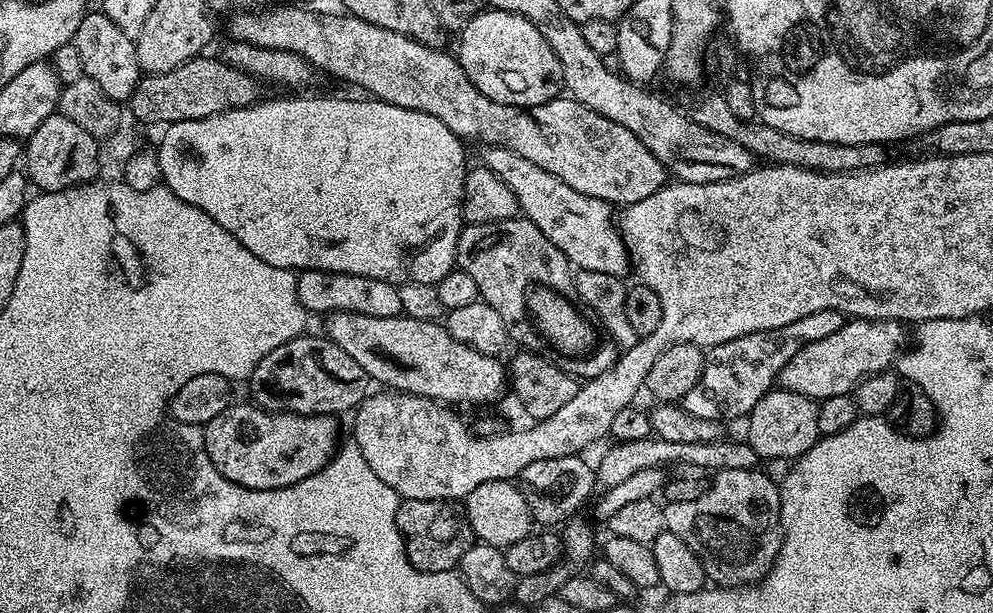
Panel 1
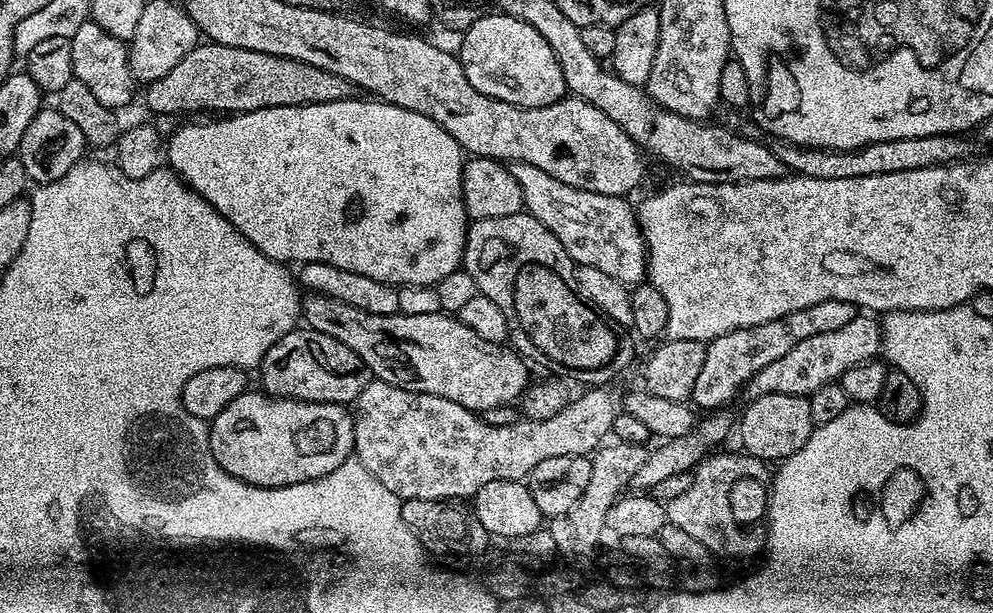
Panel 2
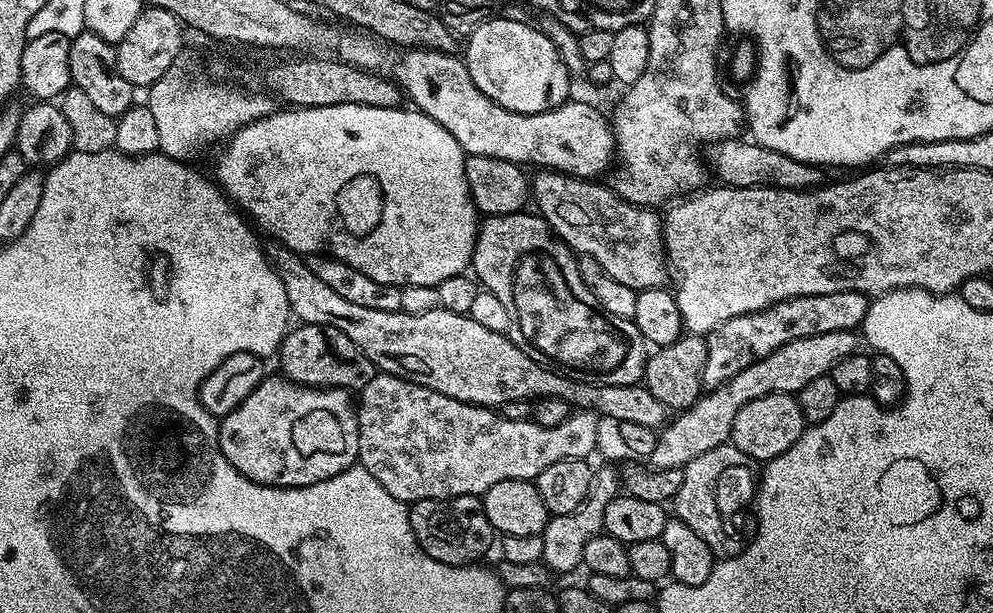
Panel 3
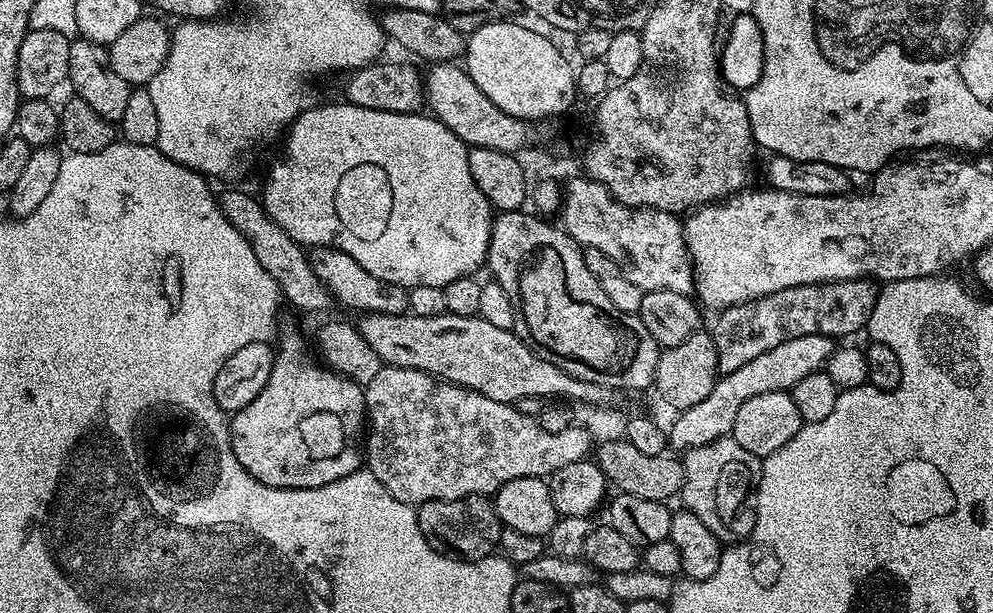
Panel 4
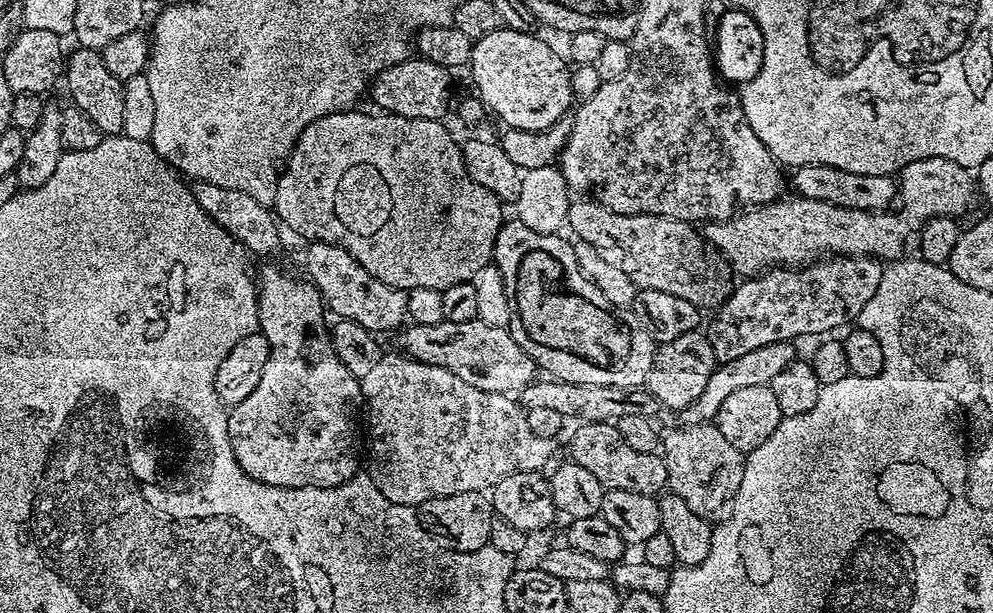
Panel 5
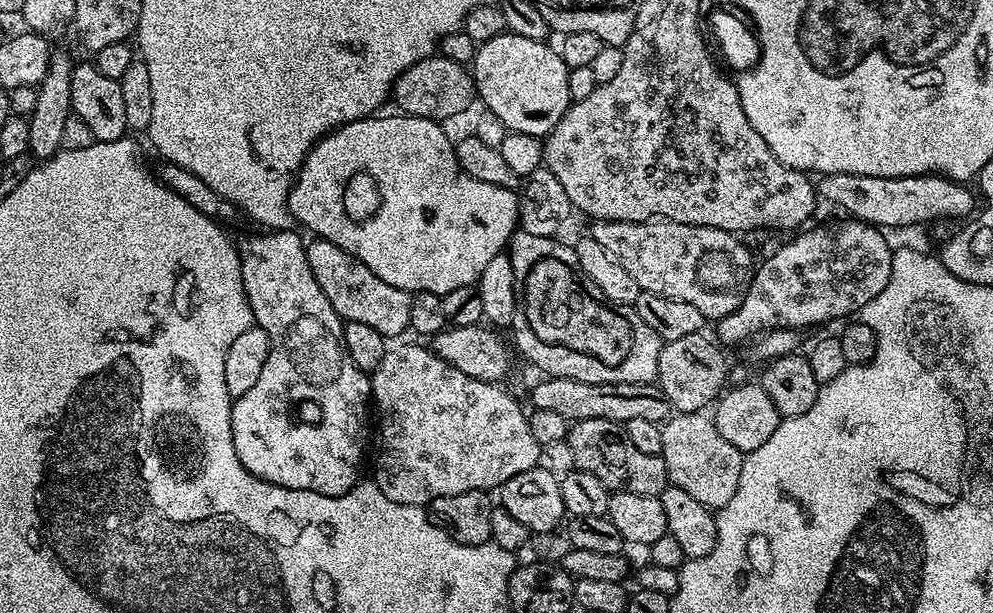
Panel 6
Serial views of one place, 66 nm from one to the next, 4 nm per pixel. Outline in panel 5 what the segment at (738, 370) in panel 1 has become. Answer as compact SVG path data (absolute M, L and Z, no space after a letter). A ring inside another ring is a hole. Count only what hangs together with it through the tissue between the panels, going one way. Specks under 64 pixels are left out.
M829 255L827 258L821 258L803 266L769 268L755 278L740 282L744 284L737 283L732 295L720 305L715 313L716 321L712 324L712 332L710 331L717 365L733 362L742 354L757 350L760 346L784 341L796 342L799 341L799 336L820 338L825 334L835 333L832 332L835 328L847 329L853 322L859 321L862 306L866 306L866 302L874 298L874 290L878 290L884 270L885 265L871 256Z

